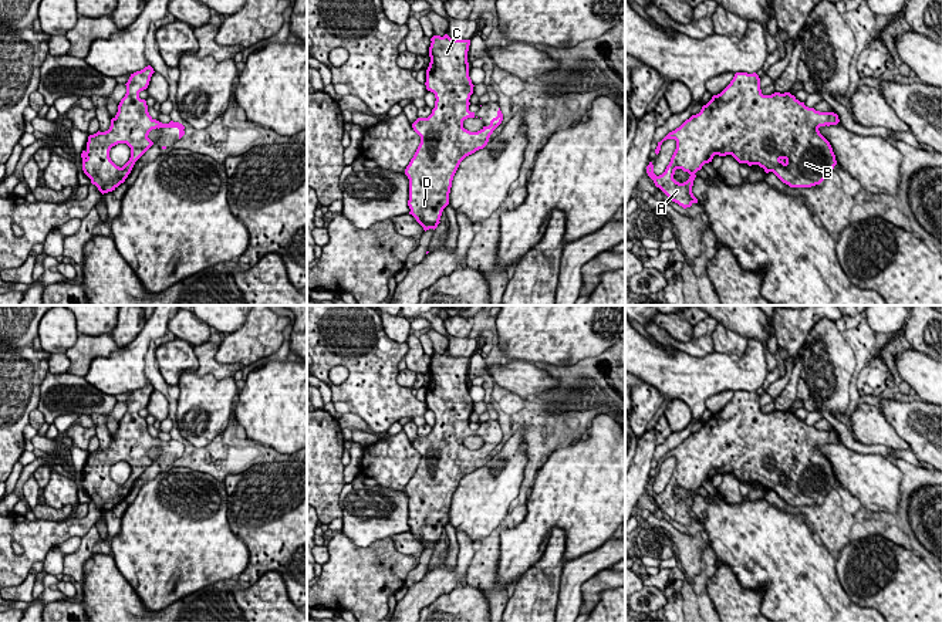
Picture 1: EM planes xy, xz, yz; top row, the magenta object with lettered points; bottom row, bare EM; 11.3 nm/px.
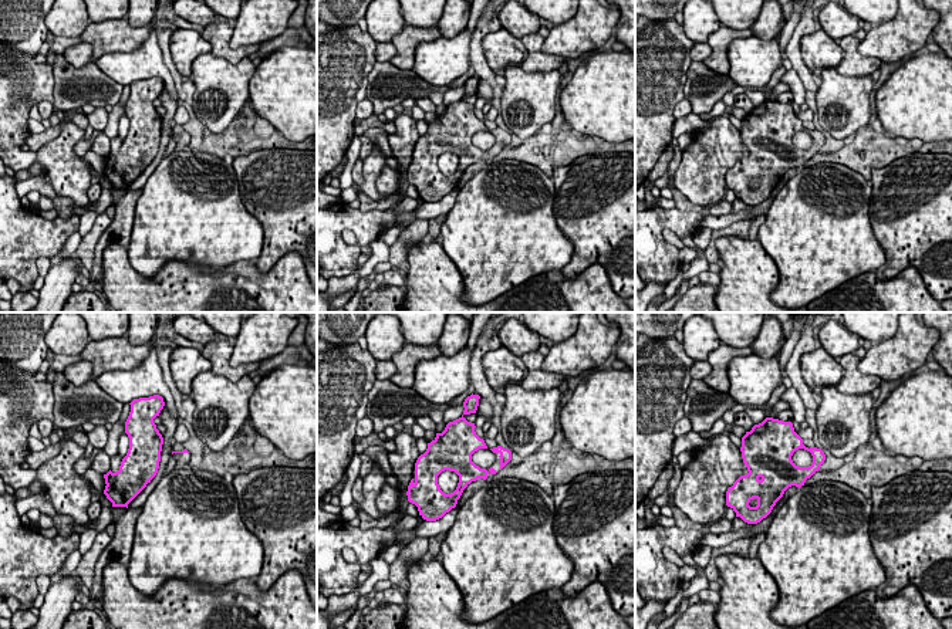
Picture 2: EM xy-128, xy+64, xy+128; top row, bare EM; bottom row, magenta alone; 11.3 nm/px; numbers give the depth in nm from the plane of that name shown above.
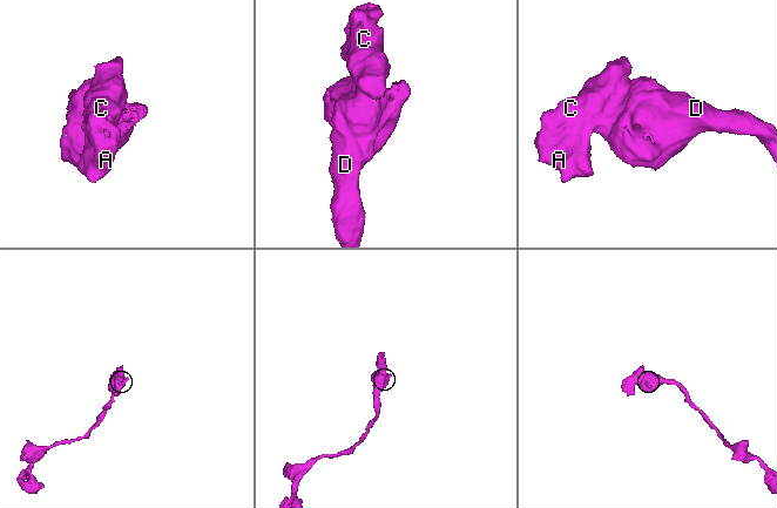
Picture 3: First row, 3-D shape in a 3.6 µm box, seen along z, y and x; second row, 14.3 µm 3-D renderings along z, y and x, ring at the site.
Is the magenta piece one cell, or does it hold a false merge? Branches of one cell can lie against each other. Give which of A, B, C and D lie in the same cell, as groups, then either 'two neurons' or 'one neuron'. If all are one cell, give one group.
A B C D | one neuron

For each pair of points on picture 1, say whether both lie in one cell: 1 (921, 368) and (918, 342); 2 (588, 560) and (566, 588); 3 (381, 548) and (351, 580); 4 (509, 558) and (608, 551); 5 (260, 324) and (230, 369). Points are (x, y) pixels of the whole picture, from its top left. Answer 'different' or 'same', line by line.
1: different
2: same
3: same
4: different
5: different

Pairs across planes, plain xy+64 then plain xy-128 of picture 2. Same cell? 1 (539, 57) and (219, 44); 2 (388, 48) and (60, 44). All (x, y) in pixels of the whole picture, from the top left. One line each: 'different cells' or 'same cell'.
1: same cell
2: different cells

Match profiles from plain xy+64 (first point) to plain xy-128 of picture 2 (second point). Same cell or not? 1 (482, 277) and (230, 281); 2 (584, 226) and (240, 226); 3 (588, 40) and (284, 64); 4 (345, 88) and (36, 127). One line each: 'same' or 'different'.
1: different
2: different
3: different
4: different

